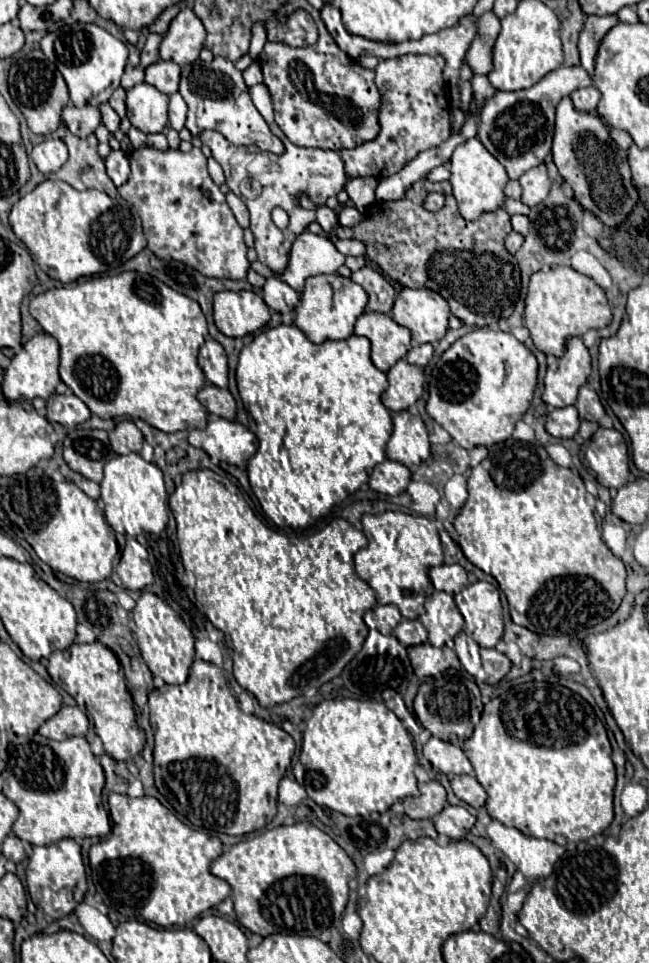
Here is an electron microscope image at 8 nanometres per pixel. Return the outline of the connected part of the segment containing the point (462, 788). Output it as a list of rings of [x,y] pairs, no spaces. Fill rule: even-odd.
[[[467,774],[451,776],[451,788],[459,800],[463,800],[465,804],[469,804],[473,808],[481,808],[487,800],[487,792],[473,776],[467,776]]]

